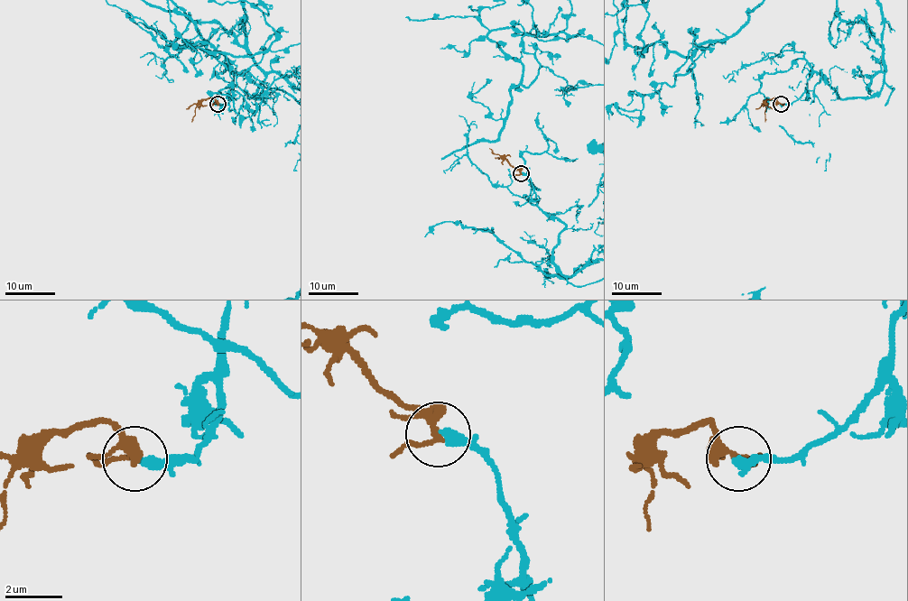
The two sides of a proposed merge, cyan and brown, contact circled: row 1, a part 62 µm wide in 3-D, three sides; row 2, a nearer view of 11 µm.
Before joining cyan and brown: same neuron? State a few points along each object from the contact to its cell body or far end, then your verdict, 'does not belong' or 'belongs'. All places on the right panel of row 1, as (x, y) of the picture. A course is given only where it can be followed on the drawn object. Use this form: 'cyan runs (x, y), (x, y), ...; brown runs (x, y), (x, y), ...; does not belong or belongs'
brown runs (780, 104), (775, 97), (769, 98), (765, 121); belongs

